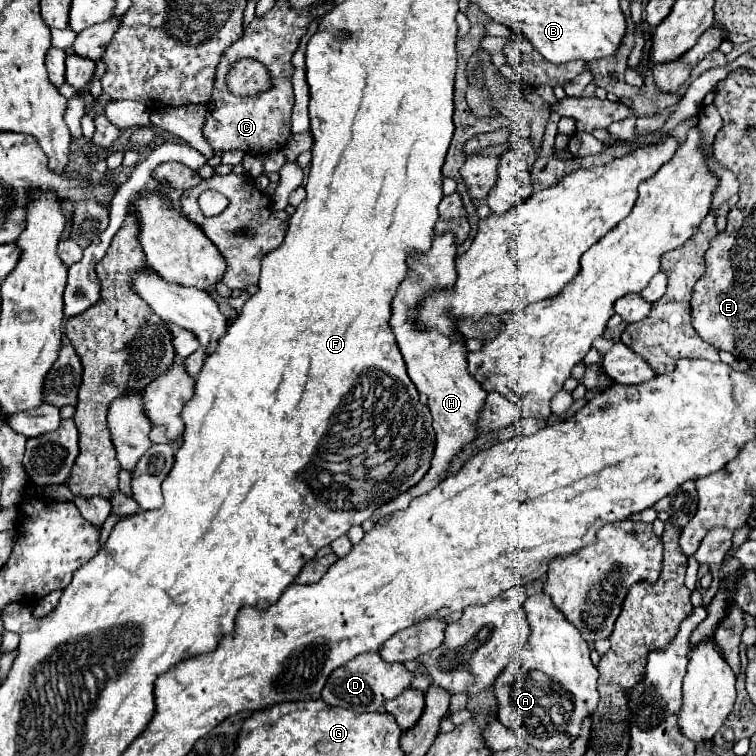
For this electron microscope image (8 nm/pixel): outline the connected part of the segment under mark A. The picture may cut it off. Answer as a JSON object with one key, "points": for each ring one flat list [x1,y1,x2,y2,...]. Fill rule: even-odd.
{"points":[[545,593,533,595,527,599,527,617,531,625,531,641,525,649,517,651,517,655,507,663,505,671,495,681,495,697,497,697,497,719,509,729,523,729,523,743,541,749,541,751,561,751,569,749,573,741,581,733,581,725,589,719,599,703,597,693,597,669,591,663,589,643,581,637,581,633,551,605,551,599]]}

